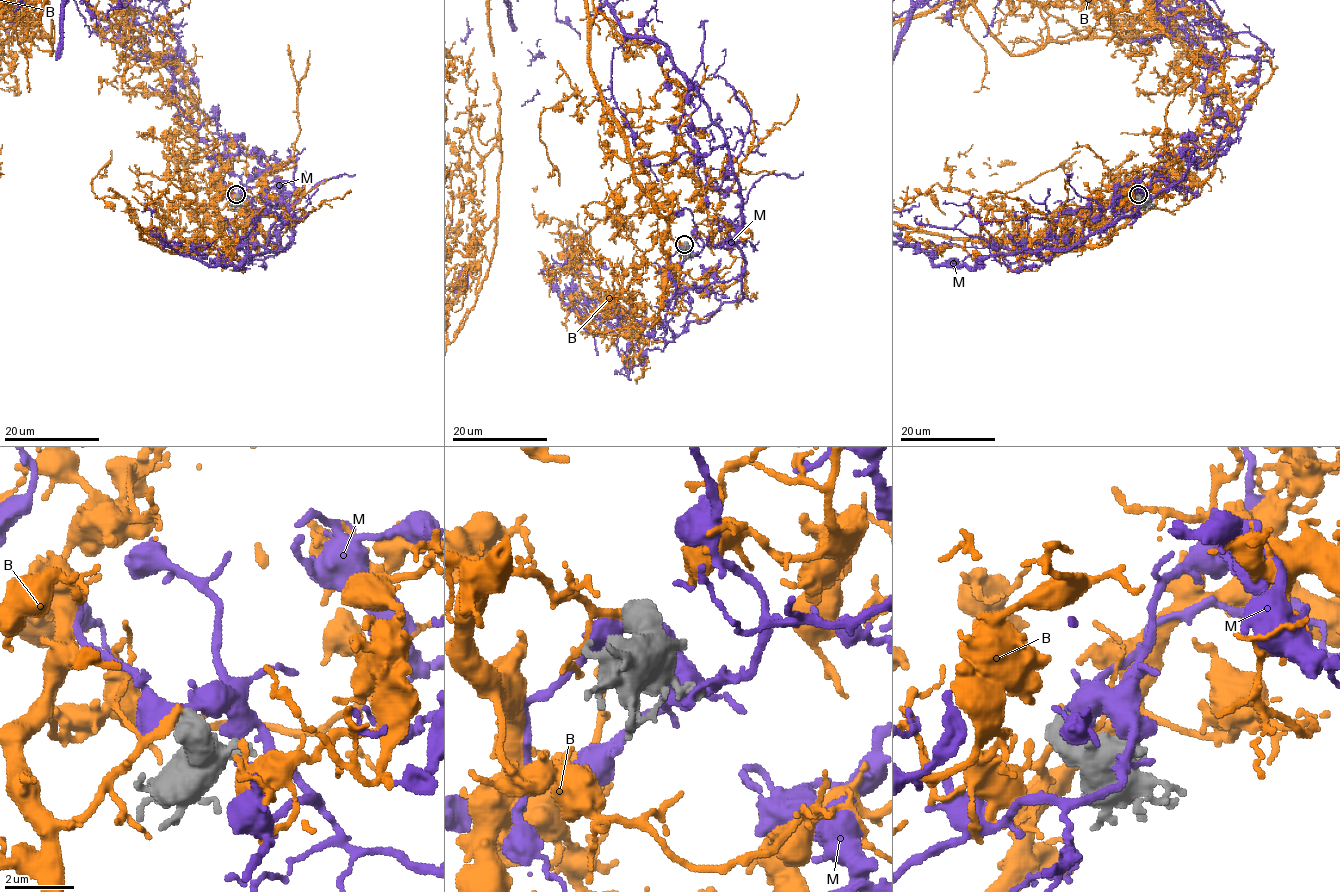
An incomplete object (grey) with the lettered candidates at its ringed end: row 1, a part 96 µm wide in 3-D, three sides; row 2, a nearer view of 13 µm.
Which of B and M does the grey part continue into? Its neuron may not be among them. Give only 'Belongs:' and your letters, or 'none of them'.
Belongs: B

